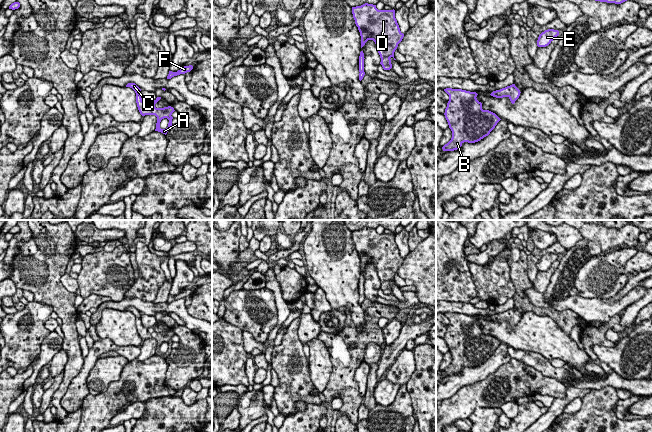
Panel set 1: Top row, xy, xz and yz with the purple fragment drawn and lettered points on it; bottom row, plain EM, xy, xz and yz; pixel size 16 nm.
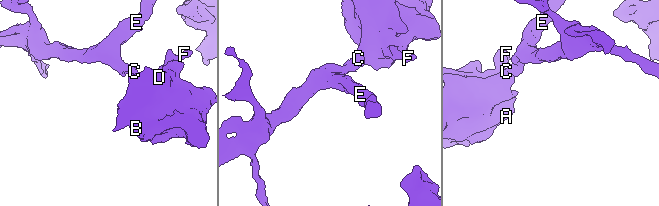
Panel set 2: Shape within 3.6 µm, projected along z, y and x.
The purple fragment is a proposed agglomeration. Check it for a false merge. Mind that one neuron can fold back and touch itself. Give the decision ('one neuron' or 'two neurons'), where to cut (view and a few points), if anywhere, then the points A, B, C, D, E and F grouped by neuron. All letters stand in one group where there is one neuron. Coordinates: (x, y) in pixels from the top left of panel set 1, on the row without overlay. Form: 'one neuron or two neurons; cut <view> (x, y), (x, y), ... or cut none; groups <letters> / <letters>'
one neuron; cut none; groups A B C D E F

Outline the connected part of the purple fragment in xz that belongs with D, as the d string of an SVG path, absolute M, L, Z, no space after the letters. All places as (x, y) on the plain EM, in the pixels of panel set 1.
M365 227L352 231L355 248L361 260L361 272L368 264L373 264L381 282L384 294L392 292L391 281L404 258L395 242L395 234L378 234L376 229Z

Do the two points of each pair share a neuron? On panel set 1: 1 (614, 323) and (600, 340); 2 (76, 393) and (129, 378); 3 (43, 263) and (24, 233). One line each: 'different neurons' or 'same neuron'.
1: same neuron
2: different neurons
3: different neurons

